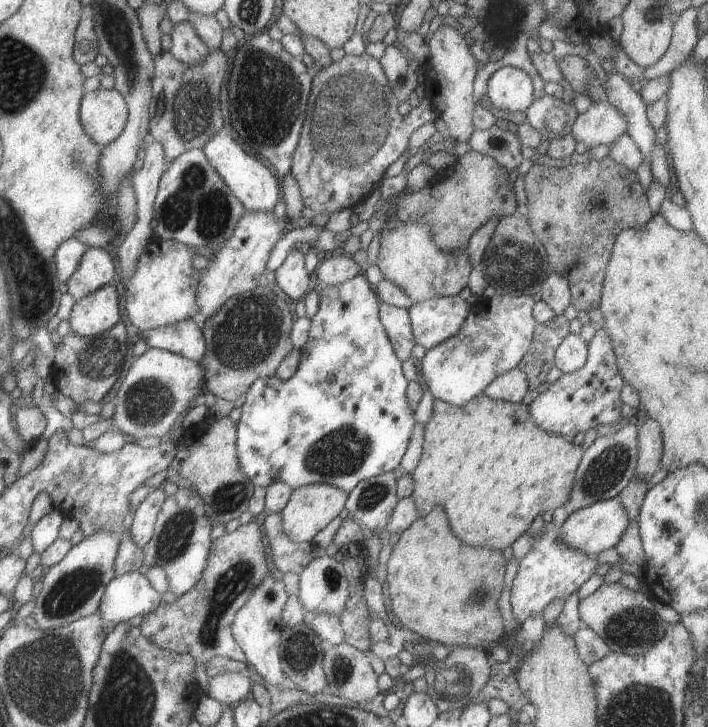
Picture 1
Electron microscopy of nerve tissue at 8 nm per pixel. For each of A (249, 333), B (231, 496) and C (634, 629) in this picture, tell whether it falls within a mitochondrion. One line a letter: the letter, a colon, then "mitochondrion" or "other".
A: mitochondrion
B: mitochondrion
C: mitochondrion

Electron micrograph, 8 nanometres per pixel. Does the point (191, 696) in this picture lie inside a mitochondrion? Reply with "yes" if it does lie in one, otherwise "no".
no

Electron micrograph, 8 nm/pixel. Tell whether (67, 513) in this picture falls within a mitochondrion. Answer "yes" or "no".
no

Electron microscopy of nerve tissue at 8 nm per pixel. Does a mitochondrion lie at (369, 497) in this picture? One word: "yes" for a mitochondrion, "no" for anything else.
yes

